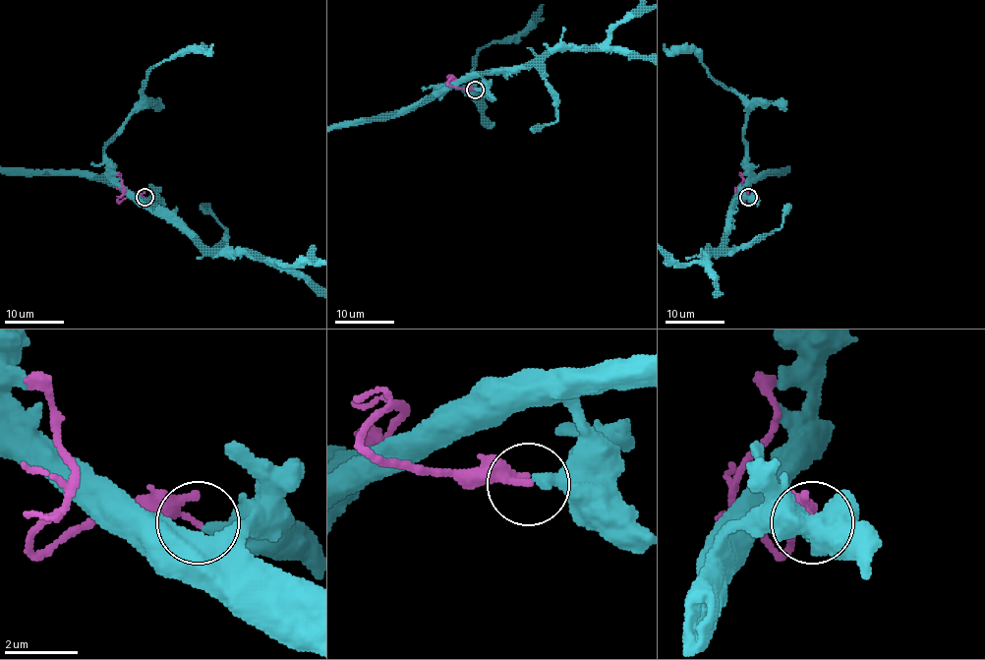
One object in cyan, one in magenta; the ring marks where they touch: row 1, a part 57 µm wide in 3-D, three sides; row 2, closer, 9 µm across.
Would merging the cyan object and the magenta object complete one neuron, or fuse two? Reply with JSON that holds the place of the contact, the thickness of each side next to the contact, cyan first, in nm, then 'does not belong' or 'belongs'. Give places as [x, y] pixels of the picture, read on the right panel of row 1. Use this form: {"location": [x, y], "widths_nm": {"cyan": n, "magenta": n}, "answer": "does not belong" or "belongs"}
{"location": [748, 197], "widths_nm": {"cyan": 380, "magenta": 180}, "answer": "does not belong"}

